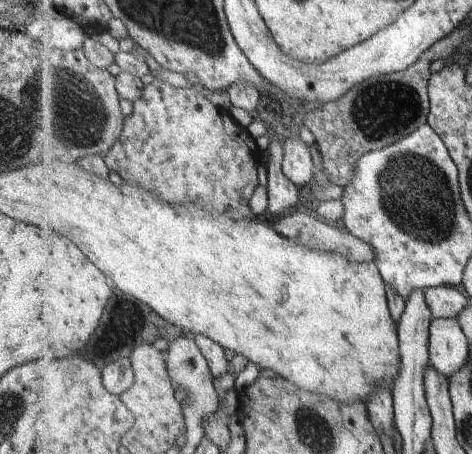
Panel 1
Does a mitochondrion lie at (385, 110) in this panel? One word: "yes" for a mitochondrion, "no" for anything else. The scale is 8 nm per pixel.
yes

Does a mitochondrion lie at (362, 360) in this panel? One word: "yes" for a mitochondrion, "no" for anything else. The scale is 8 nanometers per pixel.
no

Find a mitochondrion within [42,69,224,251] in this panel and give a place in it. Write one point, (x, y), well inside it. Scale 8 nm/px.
(57, 124)

